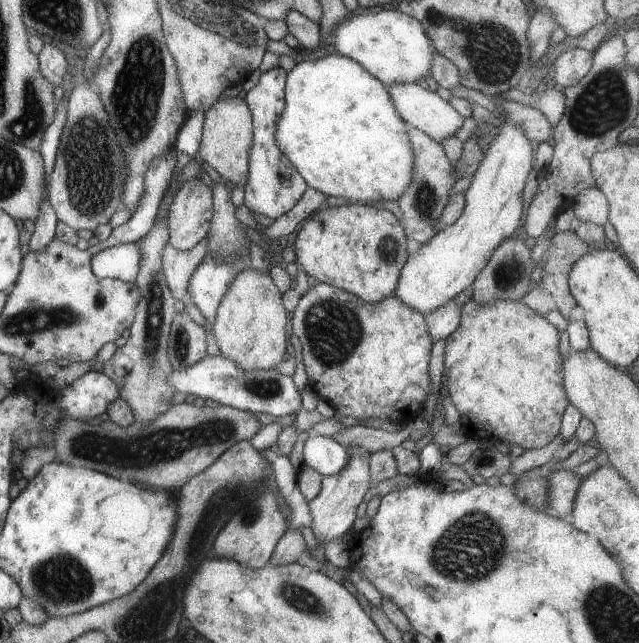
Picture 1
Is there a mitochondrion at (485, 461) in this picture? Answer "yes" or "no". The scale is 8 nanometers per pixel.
yes

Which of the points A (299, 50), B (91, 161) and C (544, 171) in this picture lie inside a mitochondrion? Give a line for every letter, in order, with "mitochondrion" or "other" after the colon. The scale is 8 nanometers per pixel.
A: other
B: mitochondrion
C: other

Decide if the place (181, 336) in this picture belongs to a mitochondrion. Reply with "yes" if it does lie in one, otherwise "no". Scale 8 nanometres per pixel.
yes

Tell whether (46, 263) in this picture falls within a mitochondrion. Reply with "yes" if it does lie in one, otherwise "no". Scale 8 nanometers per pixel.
no

